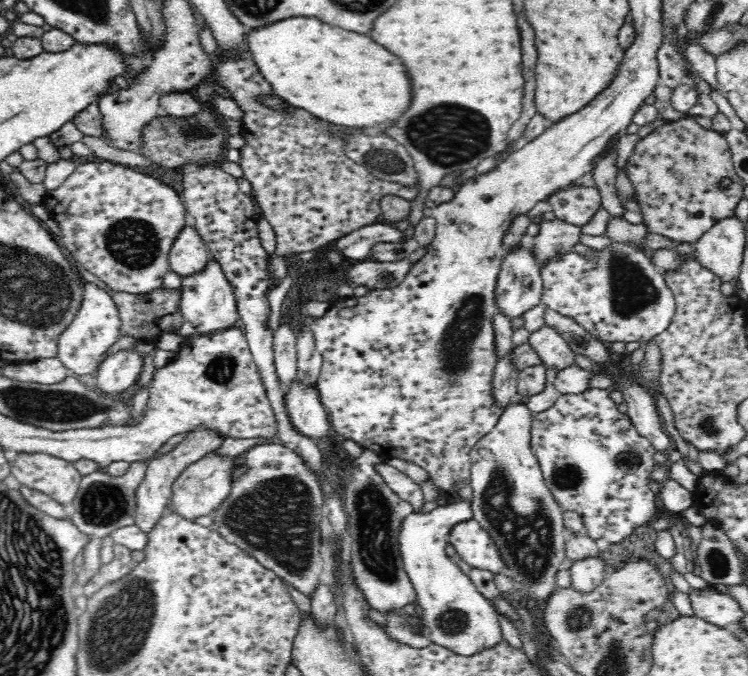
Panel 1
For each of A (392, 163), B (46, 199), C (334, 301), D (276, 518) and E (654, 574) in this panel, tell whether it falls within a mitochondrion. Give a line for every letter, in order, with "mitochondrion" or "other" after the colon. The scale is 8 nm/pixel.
A: mitochondrion
B: other
C: other
D: mitochondrion
E: other

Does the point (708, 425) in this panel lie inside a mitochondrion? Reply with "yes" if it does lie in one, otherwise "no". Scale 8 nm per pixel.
yes

